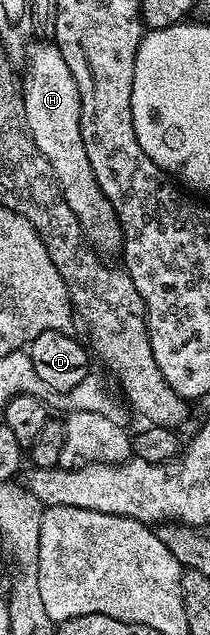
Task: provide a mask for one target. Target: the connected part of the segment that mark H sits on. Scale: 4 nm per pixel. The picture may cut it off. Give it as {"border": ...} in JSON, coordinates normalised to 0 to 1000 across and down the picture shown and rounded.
{"border":[[[181,63],[157,68],[133,90],[114,98],[124,129],[100,131],[105,156],[124,194],[143,203],[152,220],[190,239],[210,239],[210,252],[248,258],[248,271],[267,277],[295,307],[362,334],[381,346],[390,364],[410,367],[410,378],[471,402],[576,402],[590,394],[581,373],[581,350],[552,340],[514,309],[457,290],[457,277],[419,258],[419,239],[400,239],[400,220],[381,208],[381,139],[362,139],[362,126],[343,120],[343,107],[305,101],[305,88],[286,88],[276,74],[238,63]]]}

